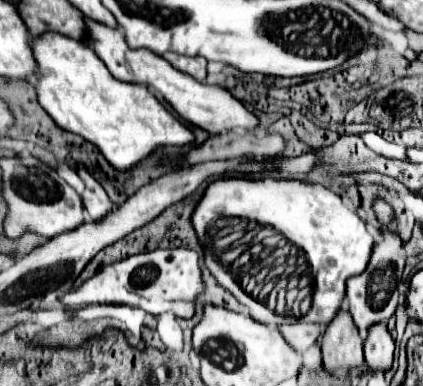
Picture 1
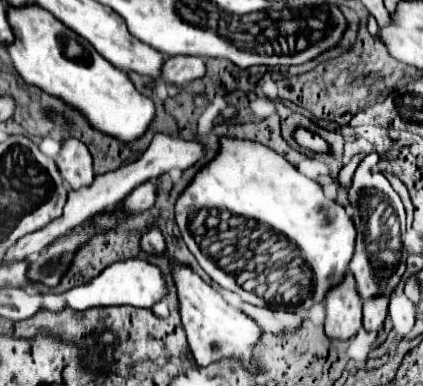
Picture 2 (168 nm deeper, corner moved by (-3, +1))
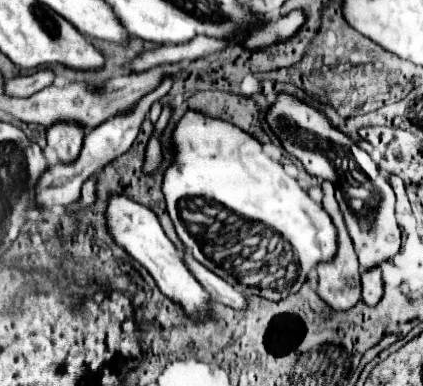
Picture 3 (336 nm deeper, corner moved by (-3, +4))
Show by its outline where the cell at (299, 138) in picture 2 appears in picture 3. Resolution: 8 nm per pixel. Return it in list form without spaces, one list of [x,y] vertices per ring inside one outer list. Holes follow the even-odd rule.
[[[288,94],[276,96],[268,112],[268,122],[288,154],[298,158],[310,174],[336,184],[340,210],[360,260],[360,272],[390,260],[400,250],[400,226],[394,214],[396,194],[390,182],[380,176],[380,170],[370,154],[358,148],[346,134],[332,128],[322,112]]]

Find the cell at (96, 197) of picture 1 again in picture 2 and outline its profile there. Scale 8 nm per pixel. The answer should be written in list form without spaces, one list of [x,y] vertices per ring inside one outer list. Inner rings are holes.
[[[68,137],[62,141],[62,149],[58,153],[56,165],[72,189],[90,185],[90,181],[94,179],[92,155],[90,155],[88,147],[74,137]]]

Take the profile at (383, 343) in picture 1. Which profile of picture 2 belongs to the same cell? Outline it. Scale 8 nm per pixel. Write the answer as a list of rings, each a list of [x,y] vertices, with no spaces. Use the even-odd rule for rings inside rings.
[[[376,295],[364,301],[364,329],[380,331],[388,311],[388,295]]]

